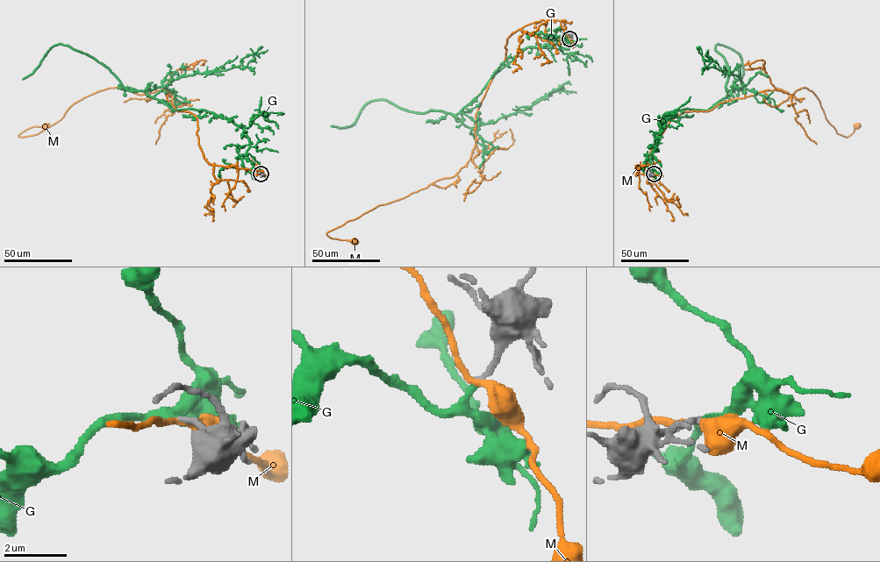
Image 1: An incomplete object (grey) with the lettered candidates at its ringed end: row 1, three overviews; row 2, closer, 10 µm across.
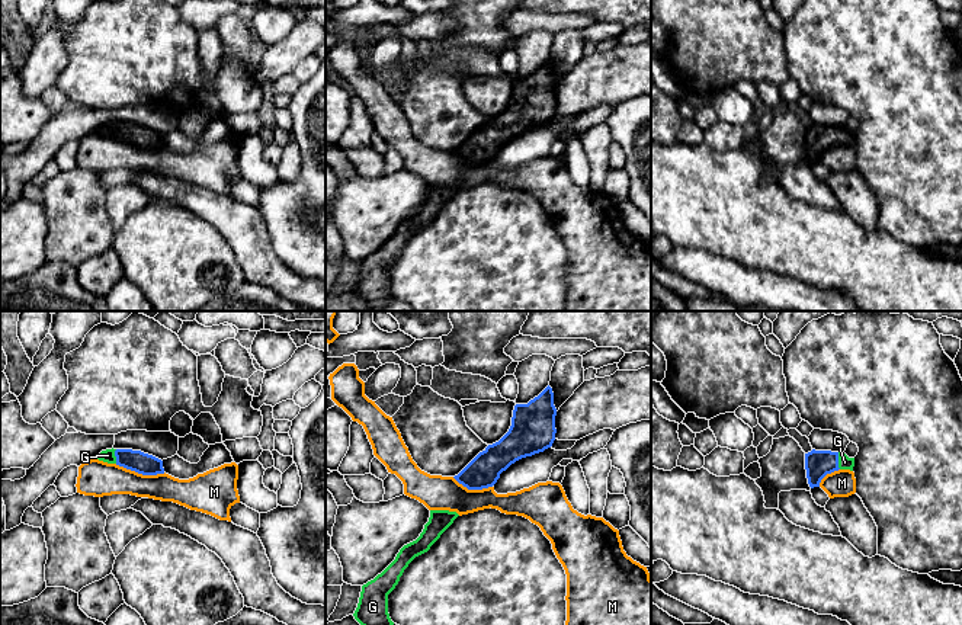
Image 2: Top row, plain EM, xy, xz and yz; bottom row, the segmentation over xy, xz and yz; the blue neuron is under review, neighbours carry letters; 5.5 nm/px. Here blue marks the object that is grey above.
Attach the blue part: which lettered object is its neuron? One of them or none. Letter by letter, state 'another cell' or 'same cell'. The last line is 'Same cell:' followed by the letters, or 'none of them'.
G: same cell
M: another cell
Same cell: G

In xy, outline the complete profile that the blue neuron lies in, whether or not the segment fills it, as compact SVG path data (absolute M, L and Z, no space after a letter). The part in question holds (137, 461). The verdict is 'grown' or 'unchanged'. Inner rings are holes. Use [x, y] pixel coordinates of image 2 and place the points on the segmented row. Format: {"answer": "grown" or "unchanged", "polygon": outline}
{"answer": "grown", "polygon": "M112 448L102 451L96 459L108 464L116 464L142 475L164 474L163 461L141 451Z"}

